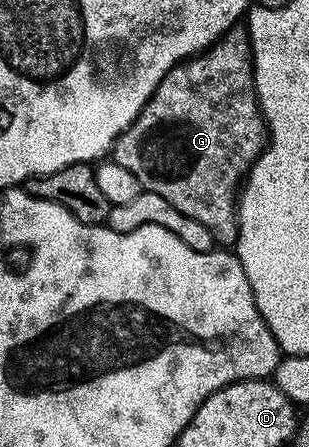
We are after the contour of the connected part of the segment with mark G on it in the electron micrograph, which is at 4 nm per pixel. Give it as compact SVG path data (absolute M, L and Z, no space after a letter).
M236 24L222 34L209 49L179 63L157 84L145 108L121 132L113 147L113 160L137 176L143 190L169 200L177 212L209 228L209 236L220 247L234 247L239 239L237 195L251 165L267 147L267 122L259 111L255 95L255 67L251 64L251 38L242 25Z

